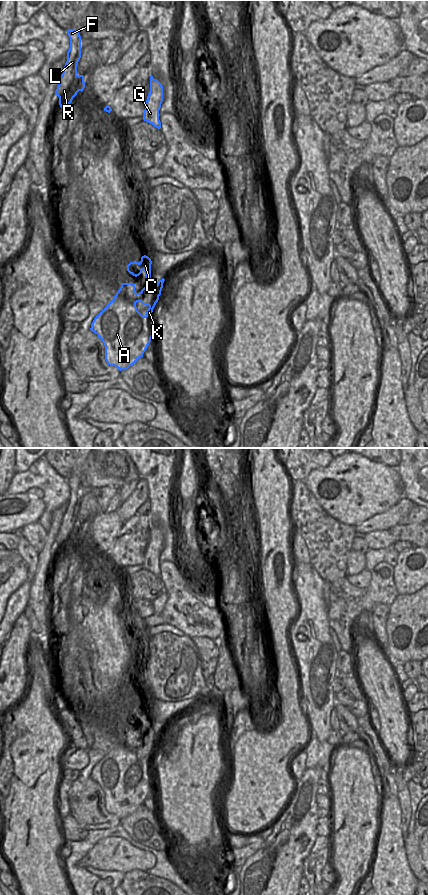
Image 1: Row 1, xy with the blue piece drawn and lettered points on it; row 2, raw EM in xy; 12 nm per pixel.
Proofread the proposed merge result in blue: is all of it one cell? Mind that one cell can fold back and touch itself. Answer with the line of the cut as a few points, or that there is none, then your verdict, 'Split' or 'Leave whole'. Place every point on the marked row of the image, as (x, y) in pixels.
Split along xy (146, 277), (150, 279). Split.

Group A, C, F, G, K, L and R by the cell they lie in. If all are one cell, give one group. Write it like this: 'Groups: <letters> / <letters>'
Groups: A G K / C F L R.

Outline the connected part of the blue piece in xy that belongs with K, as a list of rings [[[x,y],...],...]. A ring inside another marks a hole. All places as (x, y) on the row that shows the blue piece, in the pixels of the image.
[[[146,278],[147,285],[139,292],[135,292],[135,284],[121,283],[121,287],[114,299],[94,318],[90,330],[98,335],[105,346],[105,360],[108,365],[115,366],[120,371],[128,369],[139,358],[143,357],[151,338],[155,335],[152,312],[159,300],[163,288],[164,278],[155,285]],[[141,302],[148,305],[146,315],[143,316],[136,307]]]

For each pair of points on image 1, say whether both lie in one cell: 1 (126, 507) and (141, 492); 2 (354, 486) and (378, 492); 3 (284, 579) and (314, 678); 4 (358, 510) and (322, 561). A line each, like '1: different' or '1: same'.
1: same
2: same
3: different
4: different

